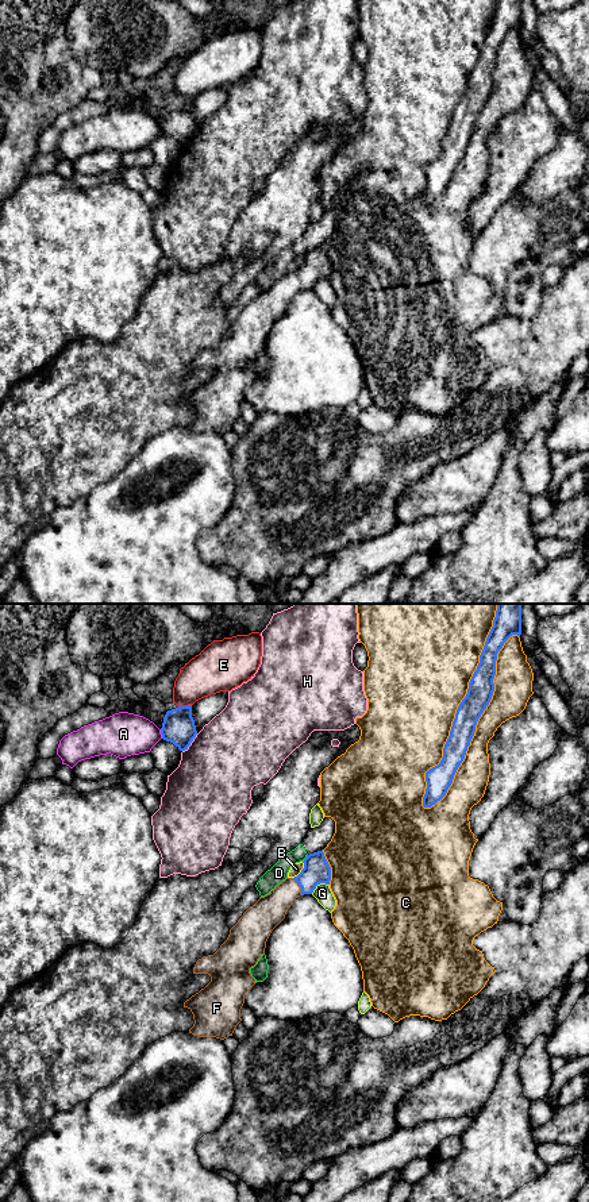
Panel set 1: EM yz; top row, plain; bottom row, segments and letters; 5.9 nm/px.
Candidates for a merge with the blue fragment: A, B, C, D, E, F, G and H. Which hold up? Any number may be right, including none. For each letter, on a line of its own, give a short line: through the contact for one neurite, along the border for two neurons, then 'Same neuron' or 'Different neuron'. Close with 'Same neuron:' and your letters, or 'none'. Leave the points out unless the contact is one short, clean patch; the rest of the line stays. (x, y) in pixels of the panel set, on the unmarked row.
A: Different neuron
B: Different neuron
C: Different neuron
D: Line: yz (307, 249), (303, 257). Different neuron
E: Different neuron
F: Line: yz (316, 265), (299, 280), (292, 282), (268, 307). Same neuron
G: Different neuron
H: Different neuron
Same neuron: F

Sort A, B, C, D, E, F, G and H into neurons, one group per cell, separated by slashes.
A / B / C / D / E / F / G / H

